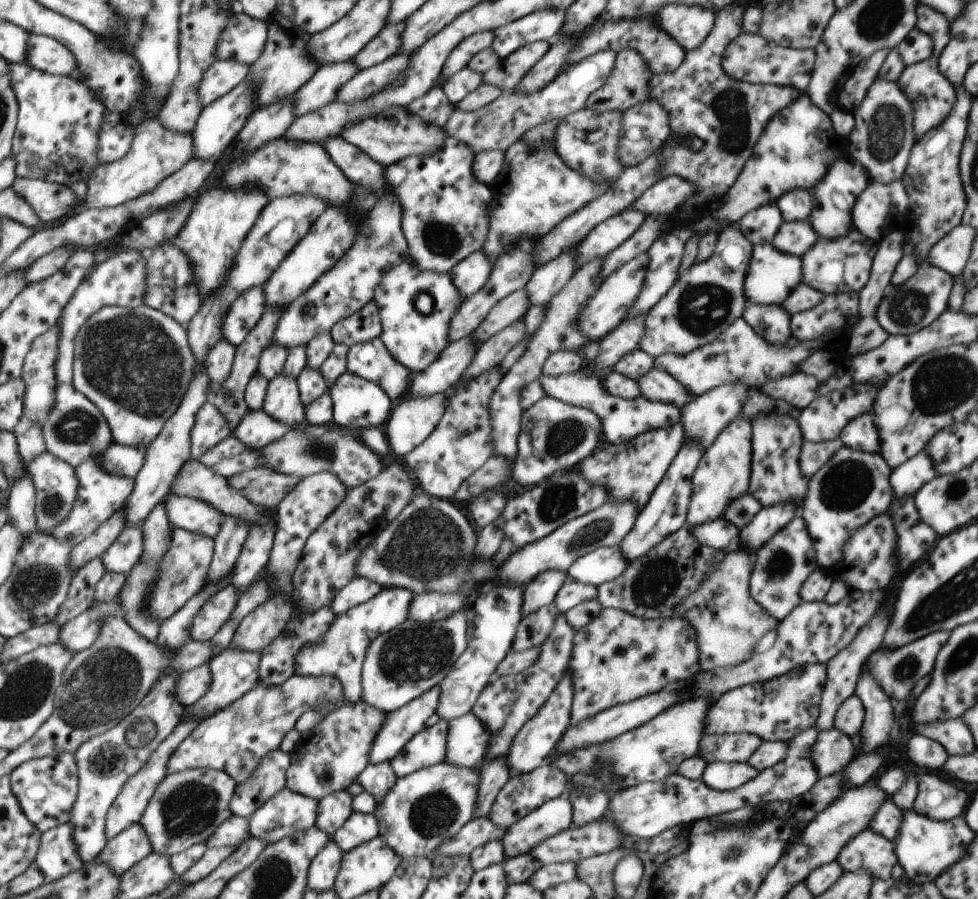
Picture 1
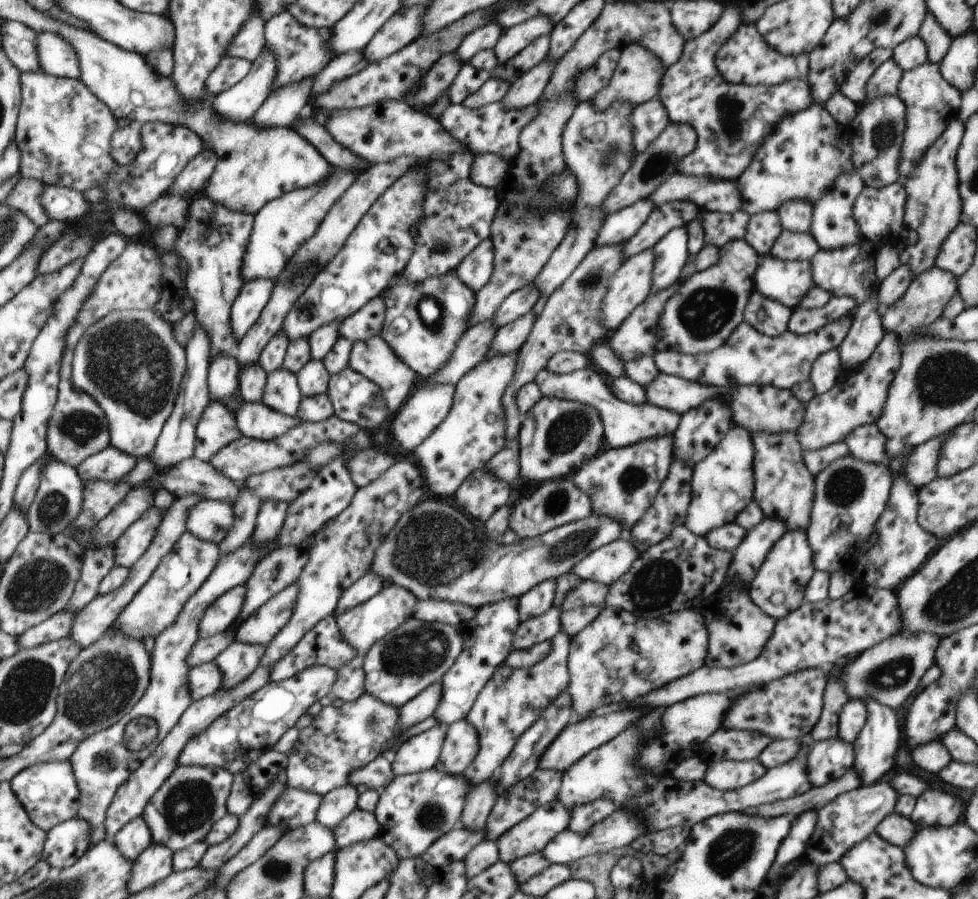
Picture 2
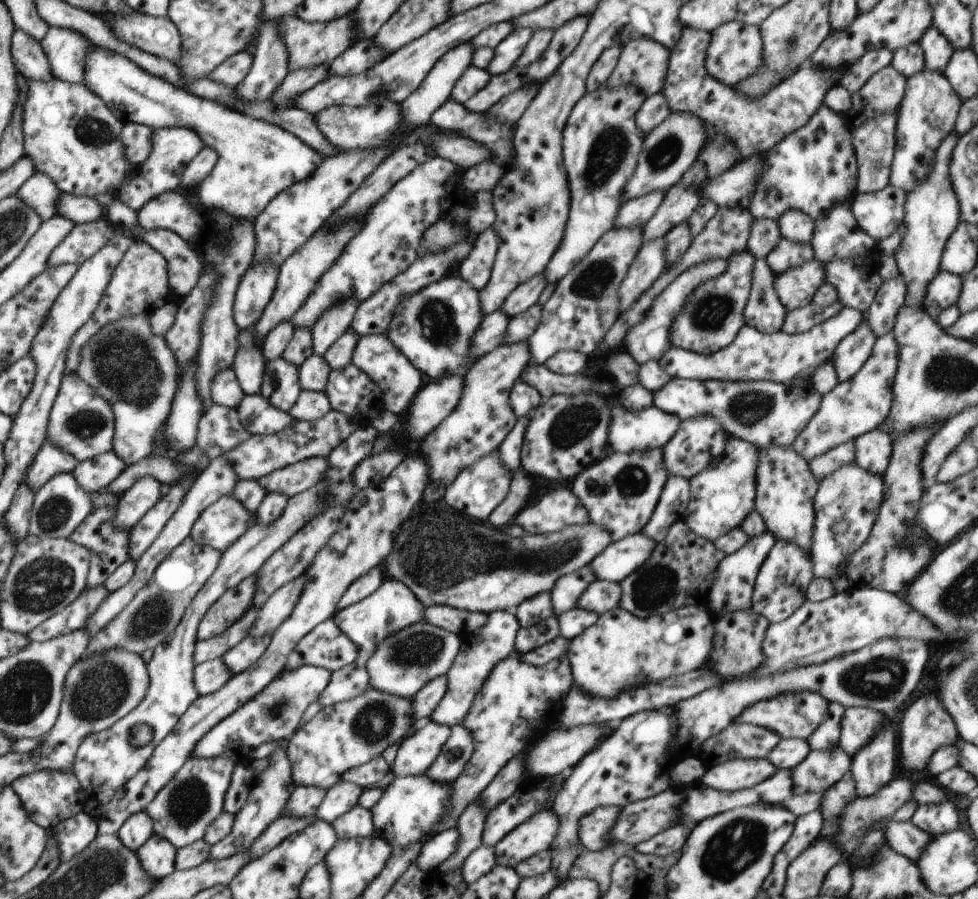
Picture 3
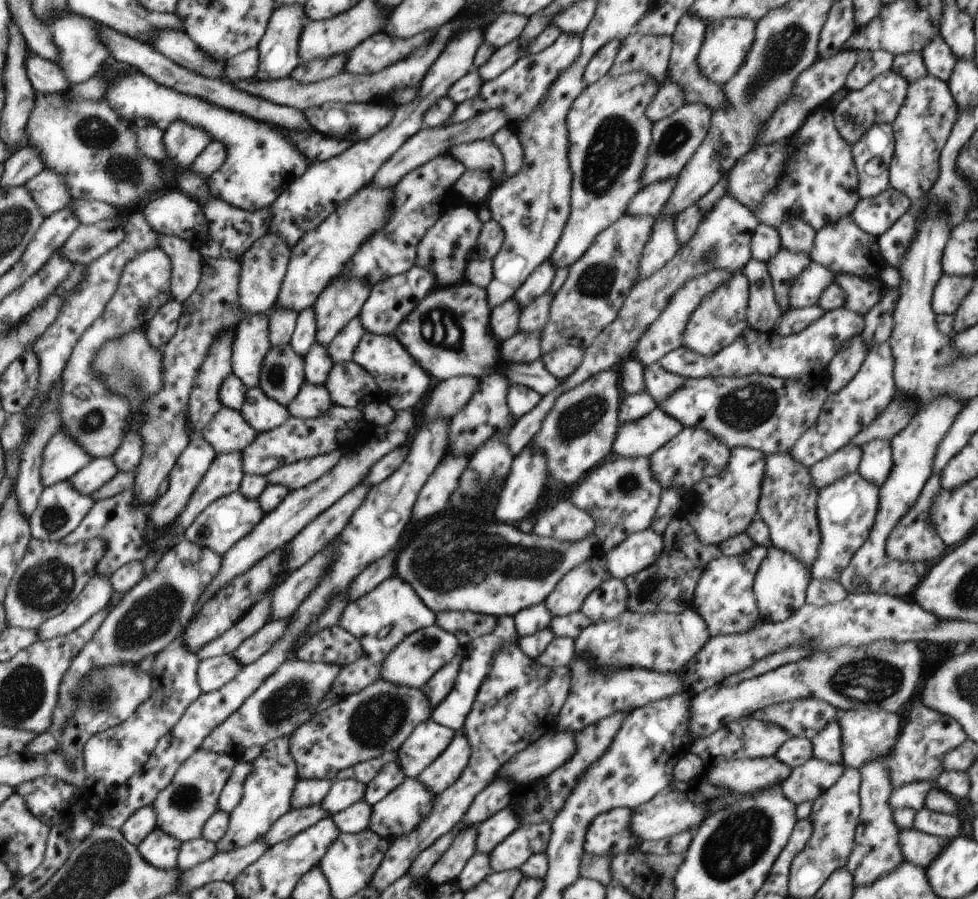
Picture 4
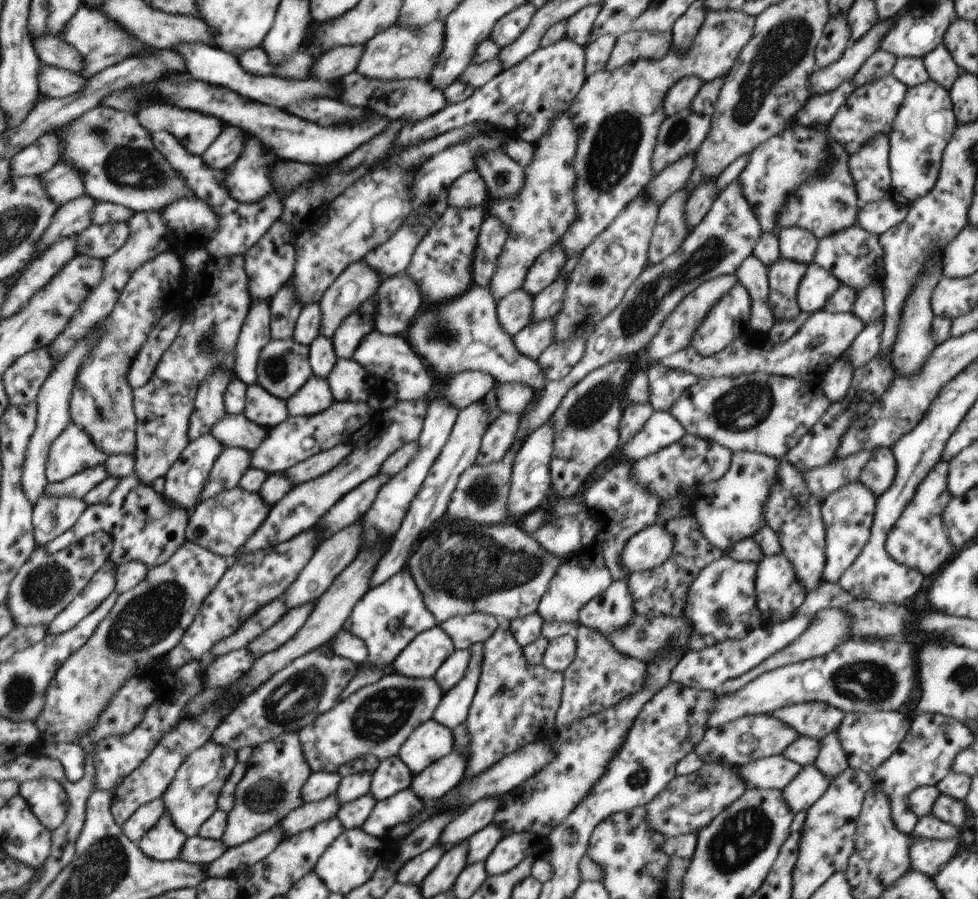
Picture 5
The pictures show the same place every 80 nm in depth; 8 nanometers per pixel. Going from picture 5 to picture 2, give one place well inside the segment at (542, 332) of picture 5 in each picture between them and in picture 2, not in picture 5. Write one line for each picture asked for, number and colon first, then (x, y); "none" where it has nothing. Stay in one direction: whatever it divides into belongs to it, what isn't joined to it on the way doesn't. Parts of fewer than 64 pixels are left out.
2: (473, 432)
3: (482, 419)
4: (523, 347)

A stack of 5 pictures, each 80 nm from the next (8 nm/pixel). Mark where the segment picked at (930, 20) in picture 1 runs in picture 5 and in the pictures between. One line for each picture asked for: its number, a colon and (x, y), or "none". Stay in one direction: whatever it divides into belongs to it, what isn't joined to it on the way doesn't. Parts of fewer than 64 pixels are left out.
2: (938, 41)
3: (937, 50)
4: (939, 60)
5: (939, 63)

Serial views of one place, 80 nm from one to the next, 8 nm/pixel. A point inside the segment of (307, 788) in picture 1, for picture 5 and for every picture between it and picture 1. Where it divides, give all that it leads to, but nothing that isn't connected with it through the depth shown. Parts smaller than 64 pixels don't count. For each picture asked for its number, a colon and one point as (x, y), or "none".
2: (342, 737)
3: (350, 733)
4: (377, 720)
5: (376, 719)

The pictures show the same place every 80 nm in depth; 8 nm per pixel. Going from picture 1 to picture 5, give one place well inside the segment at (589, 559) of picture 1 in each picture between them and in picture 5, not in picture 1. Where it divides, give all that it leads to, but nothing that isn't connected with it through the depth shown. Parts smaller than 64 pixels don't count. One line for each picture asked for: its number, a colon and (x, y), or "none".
2: (607, 564)
3: (619, 559)
4: (640, 550)
5: (650, 548)

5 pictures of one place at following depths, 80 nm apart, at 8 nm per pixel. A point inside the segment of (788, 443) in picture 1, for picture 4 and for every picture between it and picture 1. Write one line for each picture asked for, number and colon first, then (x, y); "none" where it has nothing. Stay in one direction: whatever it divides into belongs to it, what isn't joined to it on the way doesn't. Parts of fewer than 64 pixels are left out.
2: (784, 489)
3: (786, 488)
4: (788, 502)

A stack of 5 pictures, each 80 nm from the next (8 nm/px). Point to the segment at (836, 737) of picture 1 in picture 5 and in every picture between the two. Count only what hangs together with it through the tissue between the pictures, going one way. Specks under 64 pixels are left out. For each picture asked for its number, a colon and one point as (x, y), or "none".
2: (827, 760)
3: (820, 770)
4: (807, 782)
5: (808, 787)

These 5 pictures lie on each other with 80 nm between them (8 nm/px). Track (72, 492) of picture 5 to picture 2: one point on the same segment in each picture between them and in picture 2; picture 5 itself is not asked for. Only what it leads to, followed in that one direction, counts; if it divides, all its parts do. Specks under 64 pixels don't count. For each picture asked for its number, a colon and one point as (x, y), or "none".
2: (110, 465)
3: (93, 474)
4: (99, 471)

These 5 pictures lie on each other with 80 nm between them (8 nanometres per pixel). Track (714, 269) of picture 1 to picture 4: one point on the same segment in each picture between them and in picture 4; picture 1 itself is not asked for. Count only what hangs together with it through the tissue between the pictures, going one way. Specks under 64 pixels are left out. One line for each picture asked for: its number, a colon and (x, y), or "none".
2: (709, 305)
3: (713, 314)
4: (721, 317)

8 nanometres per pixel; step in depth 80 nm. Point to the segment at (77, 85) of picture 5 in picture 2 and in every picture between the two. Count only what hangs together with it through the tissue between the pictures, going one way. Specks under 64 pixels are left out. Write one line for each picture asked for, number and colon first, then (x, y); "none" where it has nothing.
2: (20, 42)
3: (28, 55)
4: (47, 78)

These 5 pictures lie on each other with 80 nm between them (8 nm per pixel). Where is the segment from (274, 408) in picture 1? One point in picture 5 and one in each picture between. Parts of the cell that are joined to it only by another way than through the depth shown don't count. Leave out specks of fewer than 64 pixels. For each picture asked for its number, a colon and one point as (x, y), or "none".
2: (281, 392)
3: (281, 387)
4: (282, 375)
5: (283, 367)

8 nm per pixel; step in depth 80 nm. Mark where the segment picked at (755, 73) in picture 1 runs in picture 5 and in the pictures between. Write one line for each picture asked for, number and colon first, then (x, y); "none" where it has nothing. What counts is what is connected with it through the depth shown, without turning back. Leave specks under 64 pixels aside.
2: (745, 58)
3: (734, 52)
4: (727, 40)
5: (617, 114)

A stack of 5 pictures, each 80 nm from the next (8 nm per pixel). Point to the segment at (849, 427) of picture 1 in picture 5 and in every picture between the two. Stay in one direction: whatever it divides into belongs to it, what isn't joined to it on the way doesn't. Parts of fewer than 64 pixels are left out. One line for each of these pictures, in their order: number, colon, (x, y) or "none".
2: (866, 443)
3: (873, 449)
4: (876, 464)
5: (879, 472)

